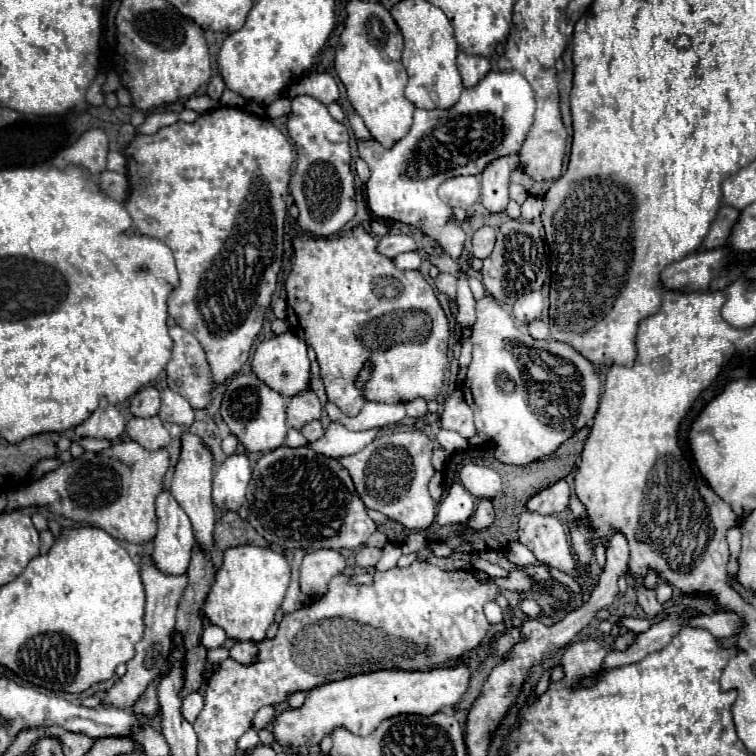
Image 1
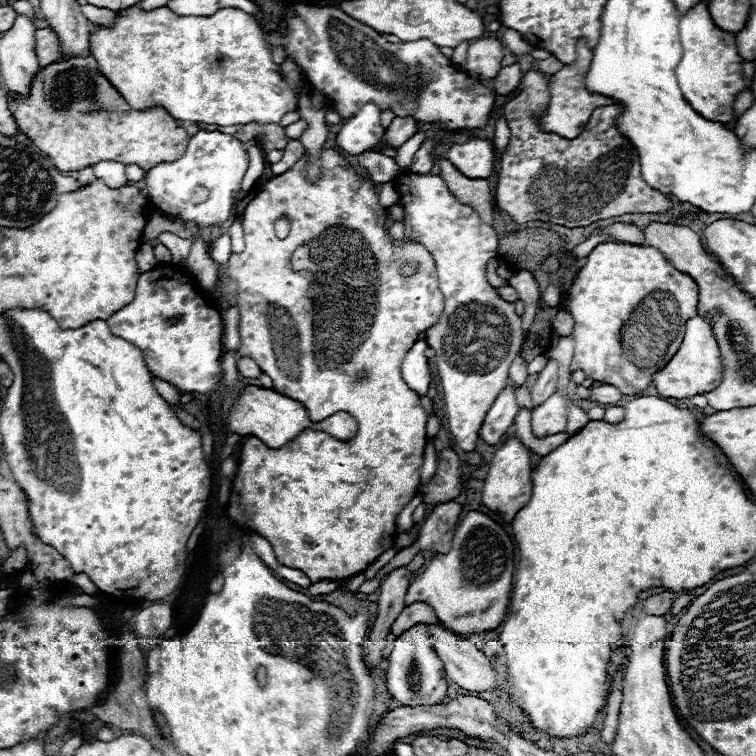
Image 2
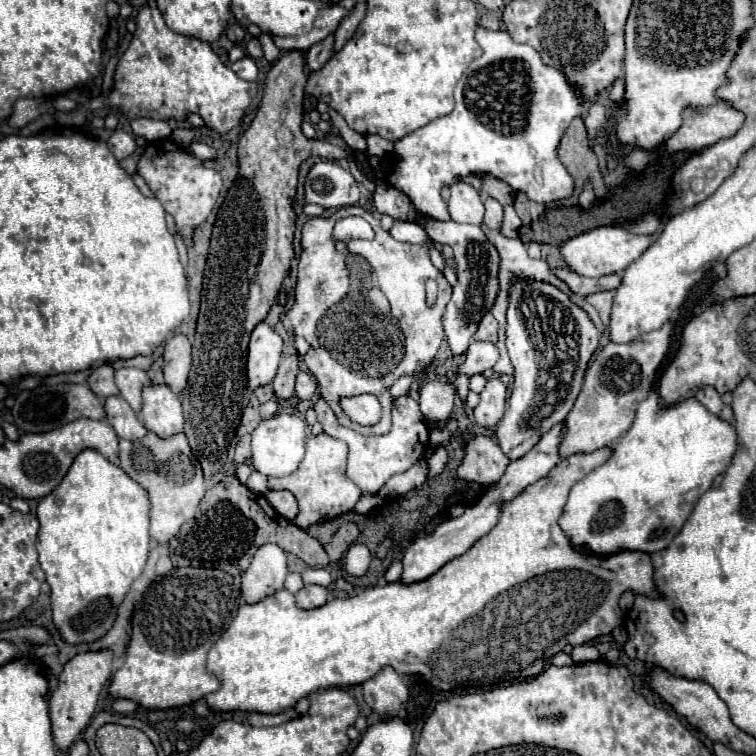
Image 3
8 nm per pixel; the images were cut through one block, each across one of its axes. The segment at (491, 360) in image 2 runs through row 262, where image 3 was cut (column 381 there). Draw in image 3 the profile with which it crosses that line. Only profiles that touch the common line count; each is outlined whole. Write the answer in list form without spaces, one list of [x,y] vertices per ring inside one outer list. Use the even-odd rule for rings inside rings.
[[[400,396],[400,398],[394,400],[392,430],[388,434],[384,434],[384,436],[362,436],[362,434],[358,434],[358,432],[354,432],[350,428],[340,426],[336,416],[334,416],[334,412],[330,410],[330,406],[322,398],[314,404],[314,410],[316,410],[318,422],[322,424],[322,430],[328,436],[348,444],[348,470],[346,470],[346,476],[362,492],[376,494],[392,474],[406,472],[412,464],[416,464],[424,456],[426,446],[430,444],[430,430],[428,430],[426,424],[422,424],[424,416],[420,412],[420,406],[410,396]]]

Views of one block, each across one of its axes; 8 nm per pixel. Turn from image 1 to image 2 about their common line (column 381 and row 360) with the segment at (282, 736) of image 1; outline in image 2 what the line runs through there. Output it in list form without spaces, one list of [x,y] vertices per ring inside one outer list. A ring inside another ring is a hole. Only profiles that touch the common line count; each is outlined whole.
[[[696,314],[694,318],[686,320],[686,334],[676,356],[658,374],[654,374],[654,386],[666,398],[692,398],[696,394],[710,392],[712,388],[716,388],[722,382],[722,370],[724,366],[712,330],[712,318]]]

